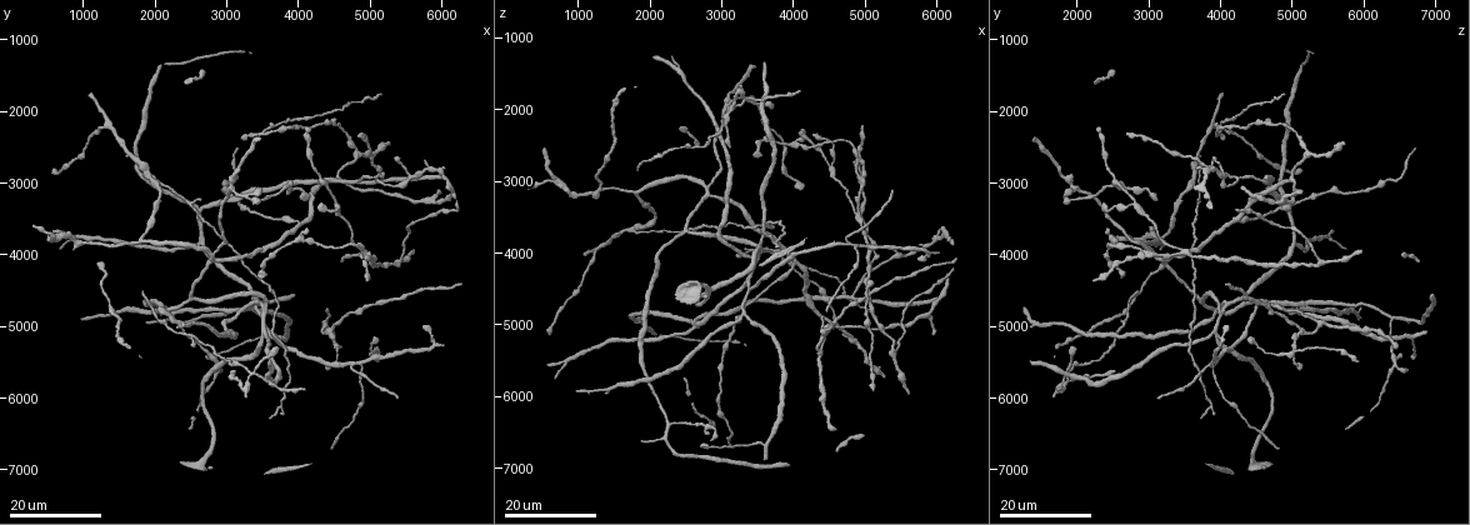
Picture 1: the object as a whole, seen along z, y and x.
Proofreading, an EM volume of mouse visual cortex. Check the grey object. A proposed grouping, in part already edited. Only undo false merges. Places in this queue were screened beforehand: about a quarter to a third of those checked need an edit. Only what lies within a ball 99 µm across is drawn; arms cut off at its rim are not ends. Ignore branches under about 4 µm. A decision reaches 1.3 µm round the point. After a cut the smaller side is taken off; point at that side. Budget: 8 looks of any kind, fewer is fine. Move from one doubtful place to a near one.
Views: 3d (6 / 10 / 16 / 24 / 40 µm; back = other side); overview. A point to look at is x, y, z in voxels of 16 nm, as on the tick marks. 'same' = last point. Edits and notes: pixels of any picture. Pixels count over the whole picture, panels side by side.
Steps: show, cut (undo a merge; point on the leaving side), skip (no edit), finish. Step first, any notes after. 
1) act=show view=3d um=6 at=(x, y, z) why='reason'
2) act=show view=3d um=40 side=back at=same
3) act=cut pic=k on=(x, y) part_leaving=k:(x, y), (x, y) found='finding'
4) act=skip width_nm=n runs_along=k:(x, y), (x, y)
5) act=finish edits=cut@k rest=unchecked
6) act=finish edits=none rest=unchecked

act=show view=3d um=24 at=(1750, 2700, 3700) why='thin arm on a thick one'

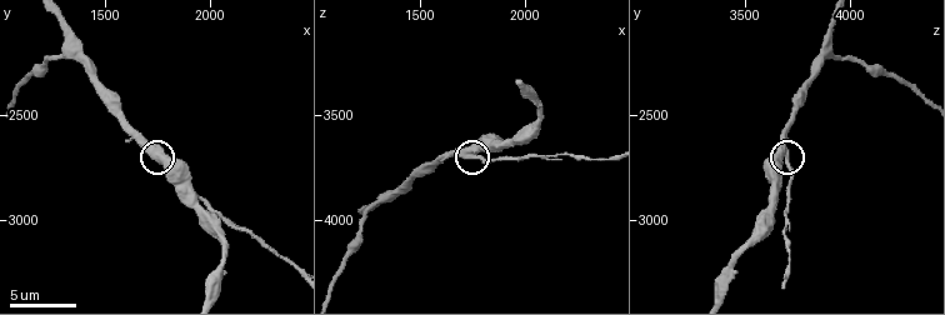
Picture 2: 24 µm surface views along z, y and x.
act=show view=3d um=6 at=(1760, 2700, 3670)

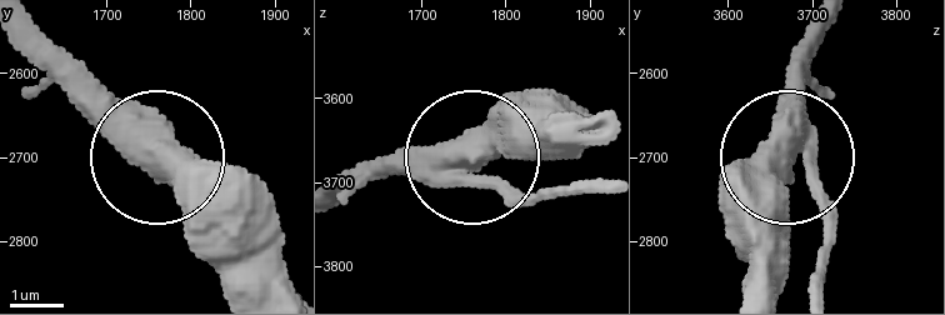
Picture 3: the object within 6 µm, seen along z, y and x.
act=cut pic=3 on=(505, 190) arms=3 part_leaving=3:(440, 174), (543, 200), (596, 188) found='two cells meet here'

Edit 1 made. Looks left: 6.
act=show view=3d um=16 at=(2250, 4950, 6400) why='three arms meet'

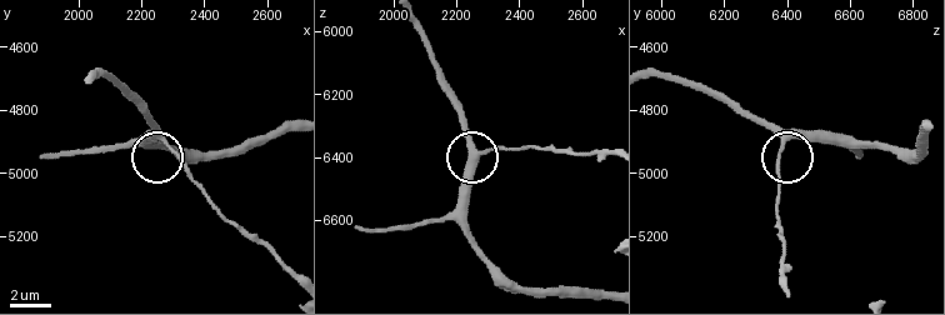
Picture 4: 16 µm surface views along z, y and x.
act=show view=3d um=6 at=(2290, 4910, 6390)

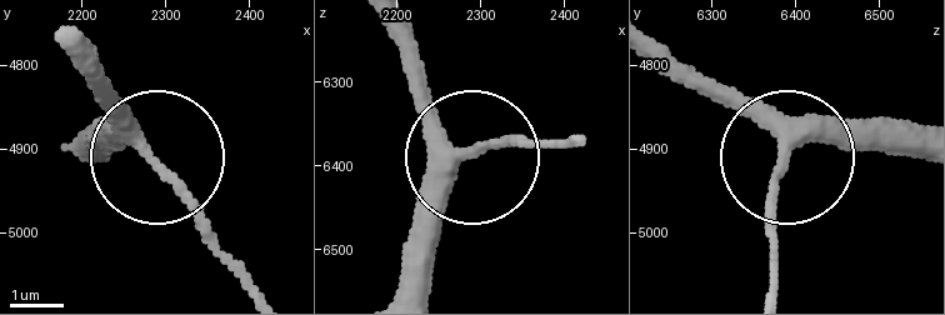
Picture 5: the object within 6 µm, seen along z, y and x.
act=skip arms=3 runs_along=5:(384, 26), (411, 93), (469, 156), (576, 146) found='continuous, no second cell'

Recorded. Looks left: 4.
act=show view=3d um=16 at=(4400, 5000, 5350) why='three-way junction'

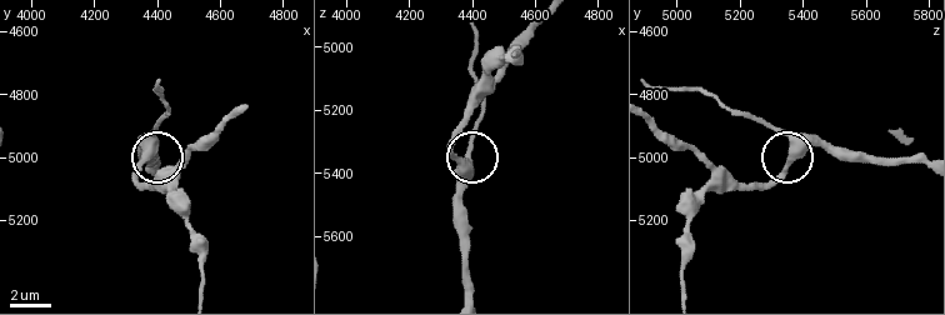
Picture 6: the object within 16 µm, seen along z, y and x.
act=show view=3d um=6 at=(4370, 4950, 5370) why='closer look'

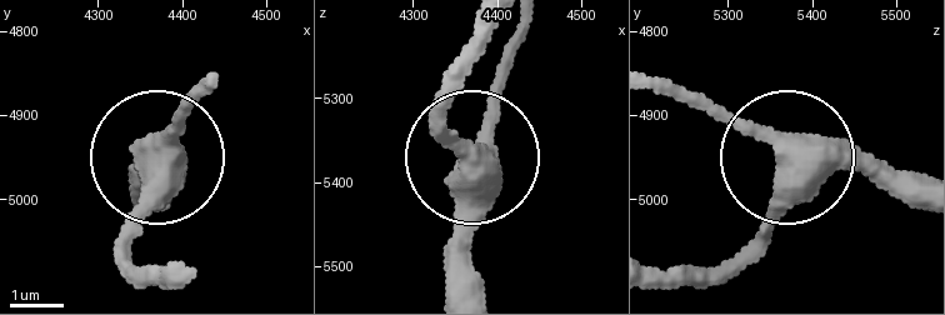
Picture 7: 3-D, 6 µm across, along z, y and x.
act=skip side_arm_um=9 arms=3 found='continuous, no second cell'

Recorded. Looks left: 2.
act=show view=3d um=16 at=(2750, 4050, 3200) why='arms part here'

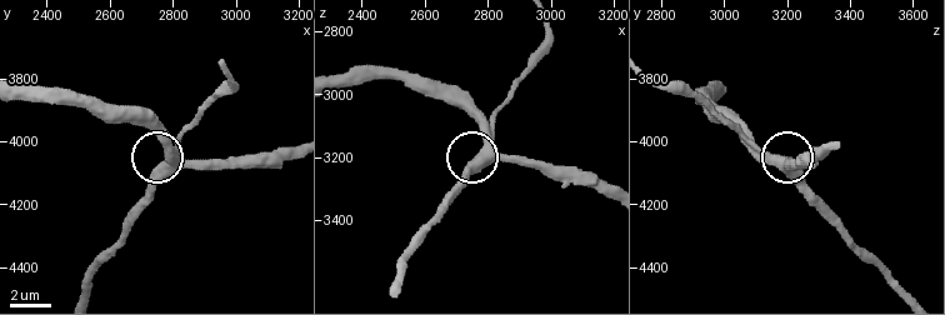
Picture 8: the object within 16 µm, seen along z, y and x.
act=show view=3d um=10 at=(2800, 4050, 3170) why='closer look'

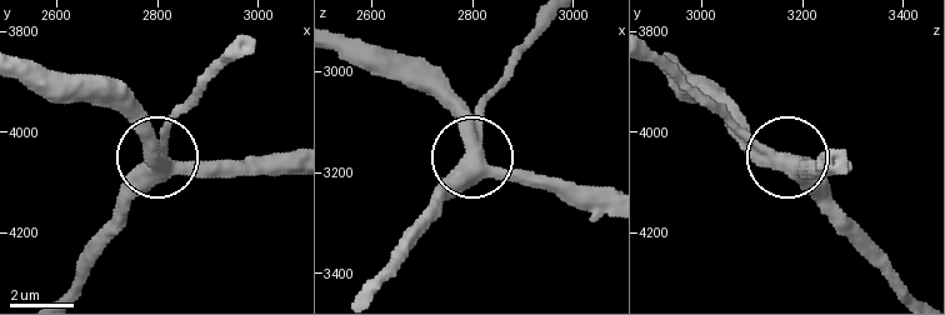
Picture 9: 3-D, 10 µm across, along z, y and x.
act=skip runs_along=9:(603, 209), (490, 169), (476, 153), (460, 99) found='continuous, no second cell'

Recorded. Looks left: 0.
act=finish edits=cut@3 rest=unchecked

